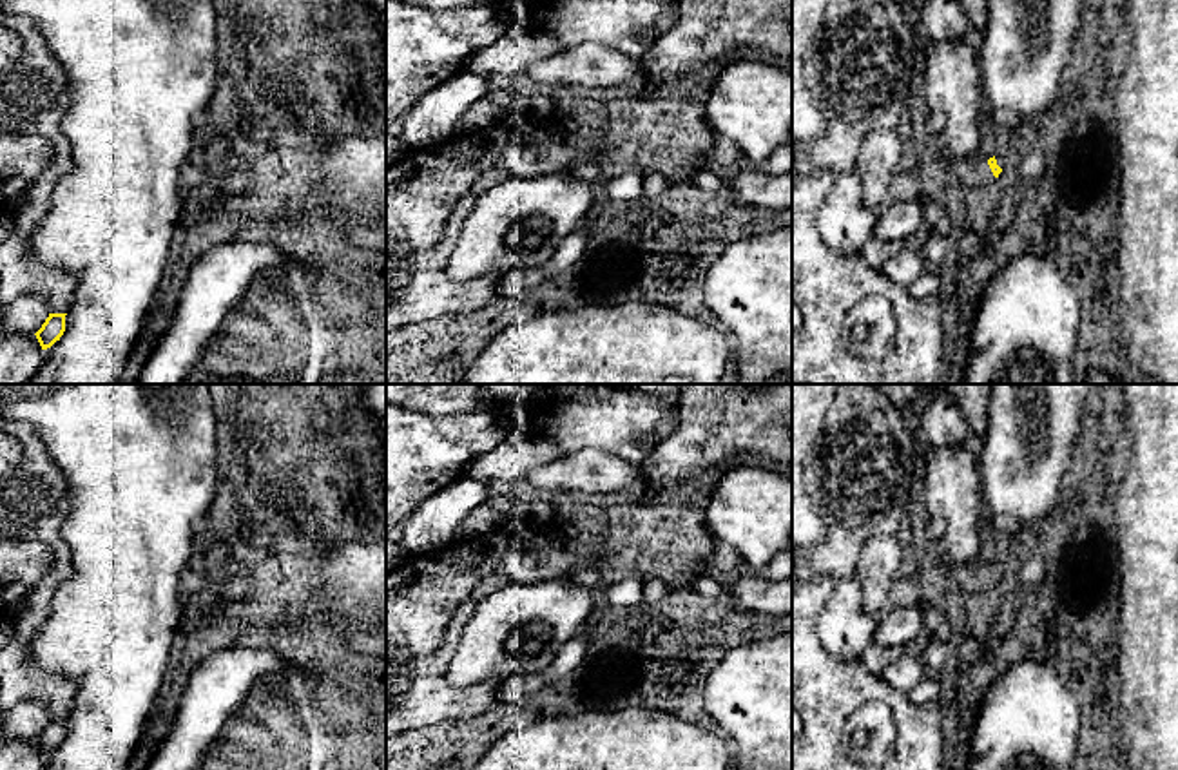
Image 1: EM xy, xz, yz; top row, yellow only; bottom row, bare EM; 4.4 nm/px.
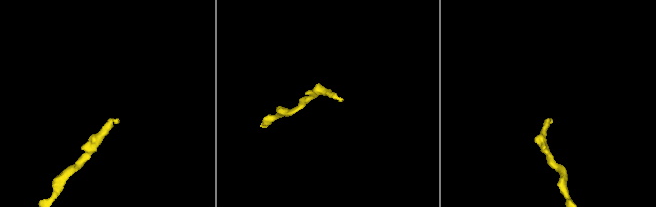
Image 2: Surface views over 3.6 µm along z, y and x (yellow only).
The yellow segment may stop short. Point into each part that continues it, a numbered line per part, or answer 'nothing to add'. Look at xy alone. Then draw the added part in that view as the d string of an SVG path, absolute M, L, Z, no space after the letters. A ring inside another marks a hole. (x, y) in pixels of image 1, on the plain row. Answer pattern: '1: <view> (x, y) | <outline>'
nothing to add

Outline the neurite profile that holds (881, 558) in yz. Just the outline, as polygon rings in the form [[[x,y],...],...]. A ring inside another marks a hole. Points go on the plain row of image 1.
[[[895,534],[872,536],[859,556],[855,578],[863,589],[864,611],[875,614],[884,609],[890,587],[903,574],[904,553]]]

